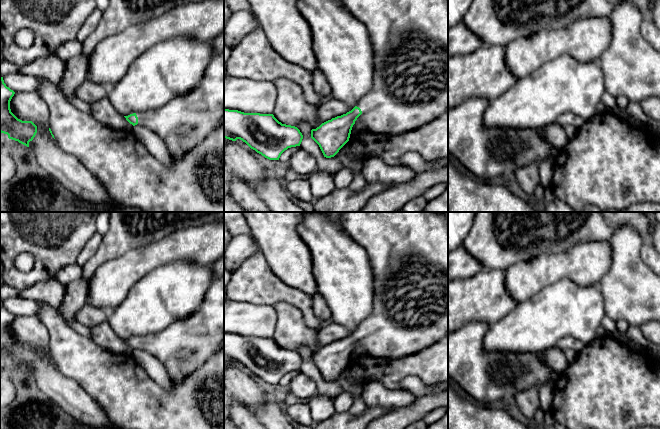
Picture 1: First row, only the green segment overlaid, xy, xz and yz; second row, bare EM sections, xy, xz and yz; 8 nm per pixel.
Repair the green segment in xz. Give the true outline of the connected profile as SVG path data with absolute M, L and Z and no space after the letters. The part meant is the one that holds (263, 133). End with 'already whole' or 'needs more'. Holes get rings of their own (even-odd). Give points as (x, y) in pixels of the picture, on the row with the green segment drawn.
M224 109L224 138L240 139L265 158L279 160L285 150L300 146L303 135L297 127L282 124L273 114Z; already whole

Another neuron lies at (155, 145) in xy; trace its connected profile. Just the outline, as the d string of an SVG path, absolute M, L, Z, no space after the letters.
M135 125L132 127L136 137L145 145L147 150L166 167L173 166L173 159L164 141L146 127Z

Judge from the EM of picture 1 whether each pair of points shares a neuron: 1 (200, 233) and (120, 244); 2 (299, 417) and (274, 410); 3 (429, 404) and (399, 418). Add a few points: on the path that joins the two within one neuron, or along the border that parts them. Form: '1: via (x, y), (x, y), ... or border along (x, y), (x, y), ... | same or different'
1: border along (184, 229), (173, 231), (157, 241), (140, 247) | different
2: border along (284, 406), (284, 411), (289, 418) | different
3: via (422, 405), (414, 413), (406, 415) | same

